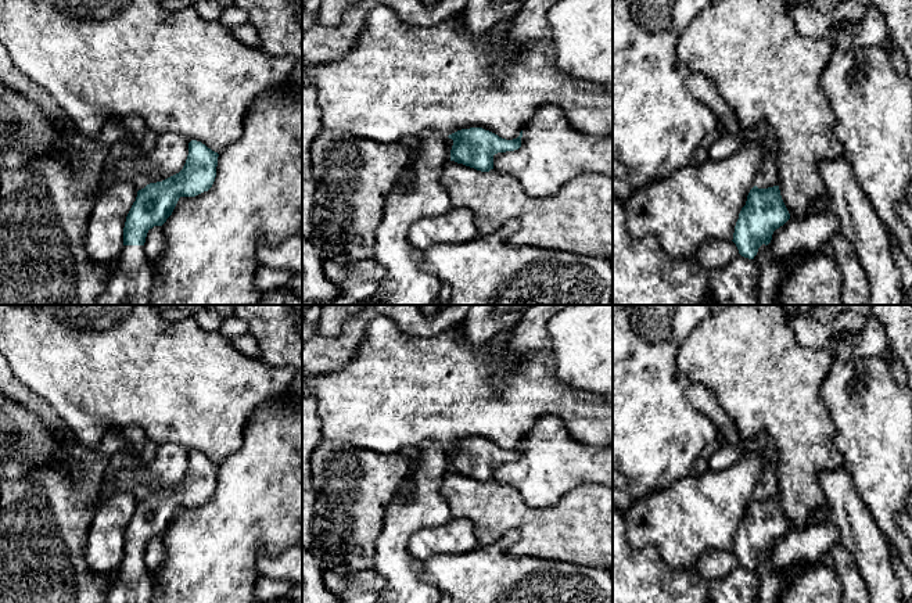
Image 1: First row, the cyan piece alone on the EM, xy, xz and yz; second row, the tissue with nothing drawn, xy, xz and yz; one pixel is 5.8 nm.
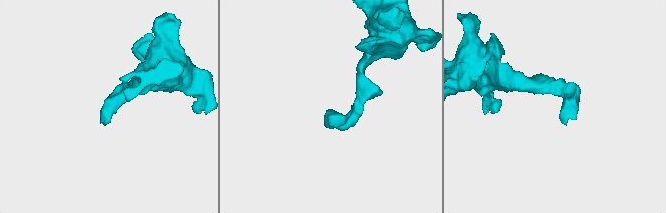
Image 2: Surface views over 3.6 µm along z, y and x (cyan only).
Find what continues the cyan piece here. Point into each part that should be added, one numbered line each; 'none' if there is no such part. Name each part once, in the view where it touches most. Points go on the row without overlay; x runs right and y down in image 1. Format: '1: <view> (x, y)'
1: xy (133, 584)

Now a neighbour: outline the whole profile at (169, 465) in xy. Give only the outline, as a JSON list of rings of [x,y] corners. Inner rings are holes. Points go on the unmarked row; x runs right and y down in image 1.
[[[162,444],[151,463],[140,462],[119,469],[107,487],[114,493],[130,492],[137,500],[150,493],[162,492],[183,480],[188,466],[188,453],[180,445]]]

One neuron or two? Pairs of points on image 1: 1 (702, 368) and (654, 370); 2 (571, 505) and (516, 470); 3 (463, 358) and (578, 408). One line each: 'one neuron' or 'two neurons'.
1: two neurons
2: two neurons
3: one neuron

